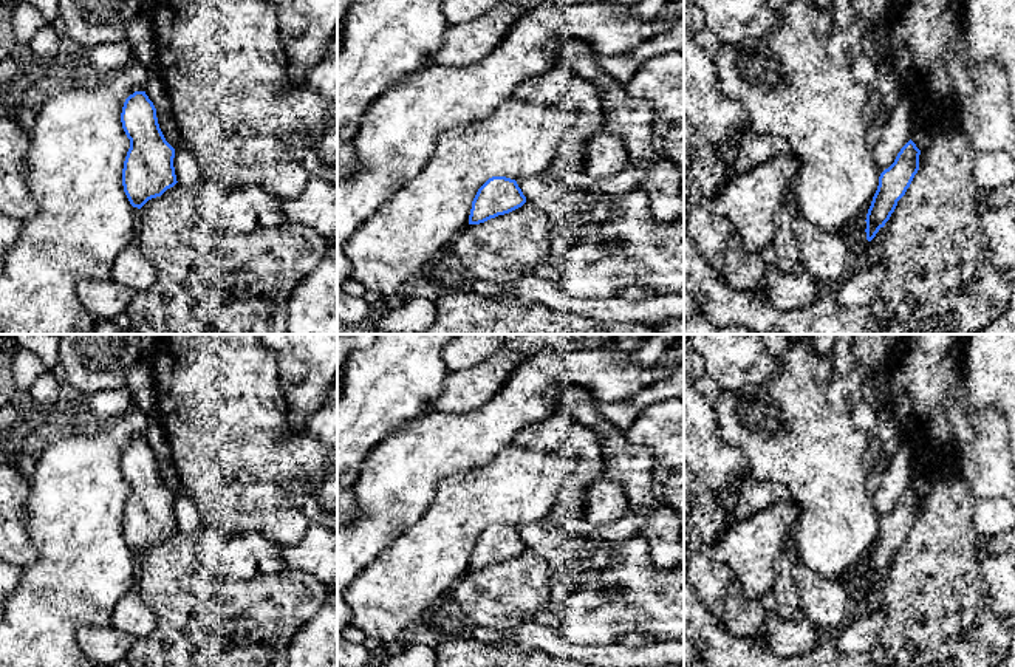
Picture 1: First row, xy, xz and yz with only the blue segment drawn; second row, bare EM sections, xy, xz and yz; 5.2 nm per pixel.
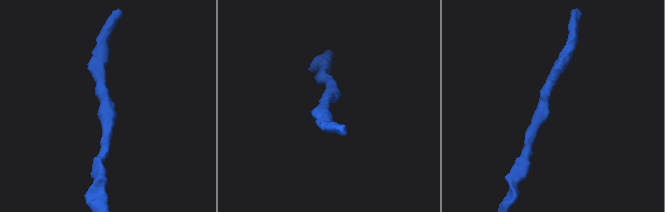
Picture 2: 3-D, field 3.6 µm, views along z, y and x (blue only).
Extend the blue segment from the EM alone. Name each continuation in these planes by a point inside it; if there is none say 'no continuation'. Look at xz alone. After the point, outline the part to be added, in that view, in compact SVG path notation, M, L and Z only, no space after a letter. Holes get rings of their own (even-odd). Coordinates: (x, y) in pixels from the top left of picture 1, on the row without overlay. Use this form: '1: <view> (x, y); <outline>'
no continuation

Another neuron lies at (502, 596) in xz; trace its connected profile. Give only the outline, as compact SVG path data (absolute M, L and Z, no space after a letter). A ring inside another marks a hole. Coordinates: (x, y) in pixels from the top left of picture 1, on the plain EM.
M563 546L545 557L526 548L509 560L469 571L450 590L450 607L472 625L514 631L545 610L552 577L565 582L560 568L571 552Z

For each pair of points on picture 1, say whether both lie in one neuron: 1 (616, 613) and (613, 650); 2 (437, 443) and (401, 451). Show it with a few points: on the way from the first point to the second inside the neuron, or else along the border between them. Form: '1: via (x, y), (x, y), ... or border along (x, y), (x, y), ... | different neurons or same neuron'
1: border along (615, 641), (605, 646), (576, 644) | different neurons
2: via (427, 449), (410, 451) | same neuron

